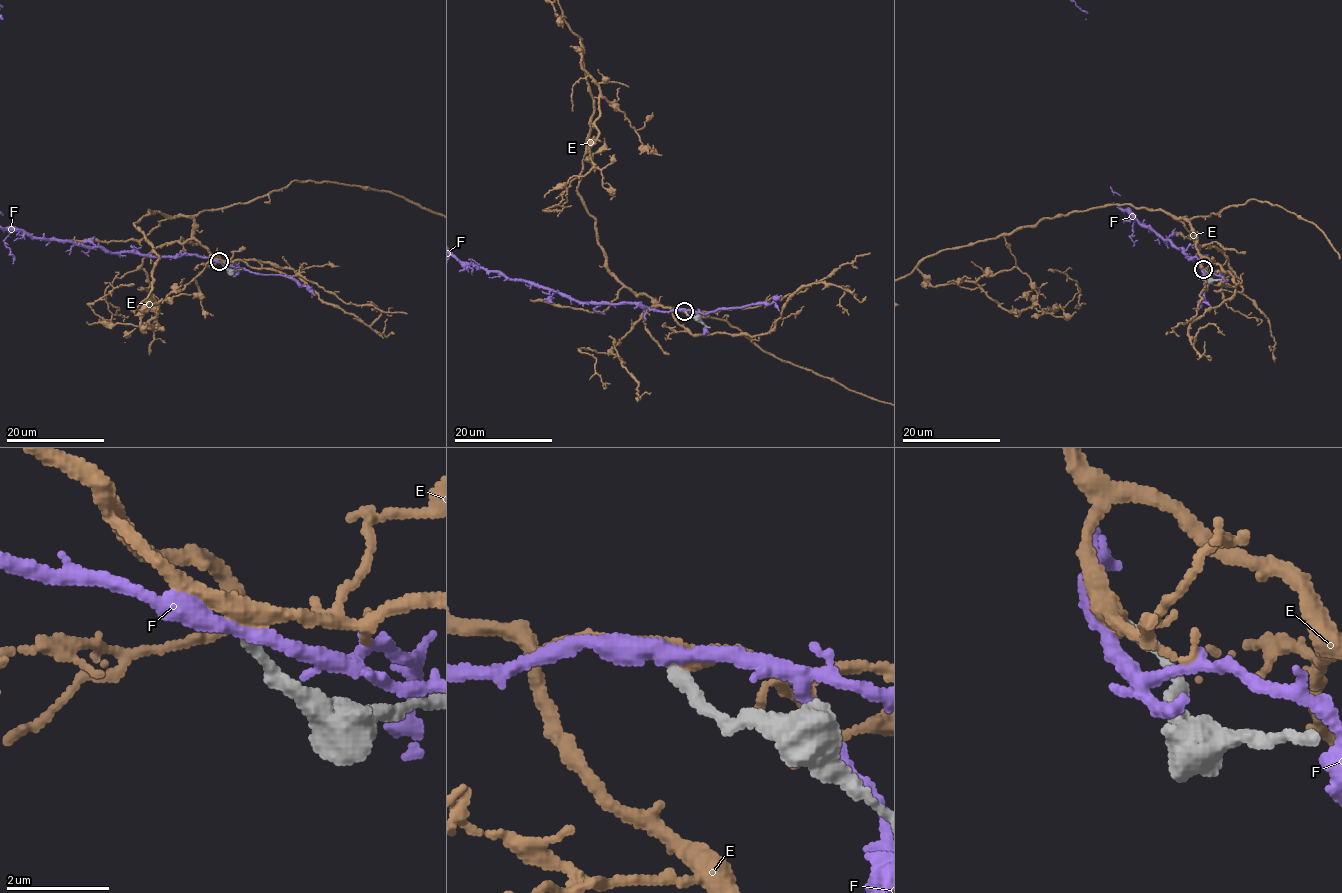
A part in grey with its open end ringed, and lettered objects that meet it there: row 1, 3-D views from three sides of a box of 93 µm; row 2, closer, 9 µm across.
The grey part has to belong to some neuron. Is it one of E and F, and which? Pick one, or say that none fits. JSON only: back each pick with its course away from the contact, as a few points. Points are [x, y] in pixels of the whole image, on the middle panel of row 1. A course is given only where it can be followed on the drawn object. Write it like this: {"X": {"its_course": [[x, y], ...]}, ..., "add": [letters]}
{"add": []}

